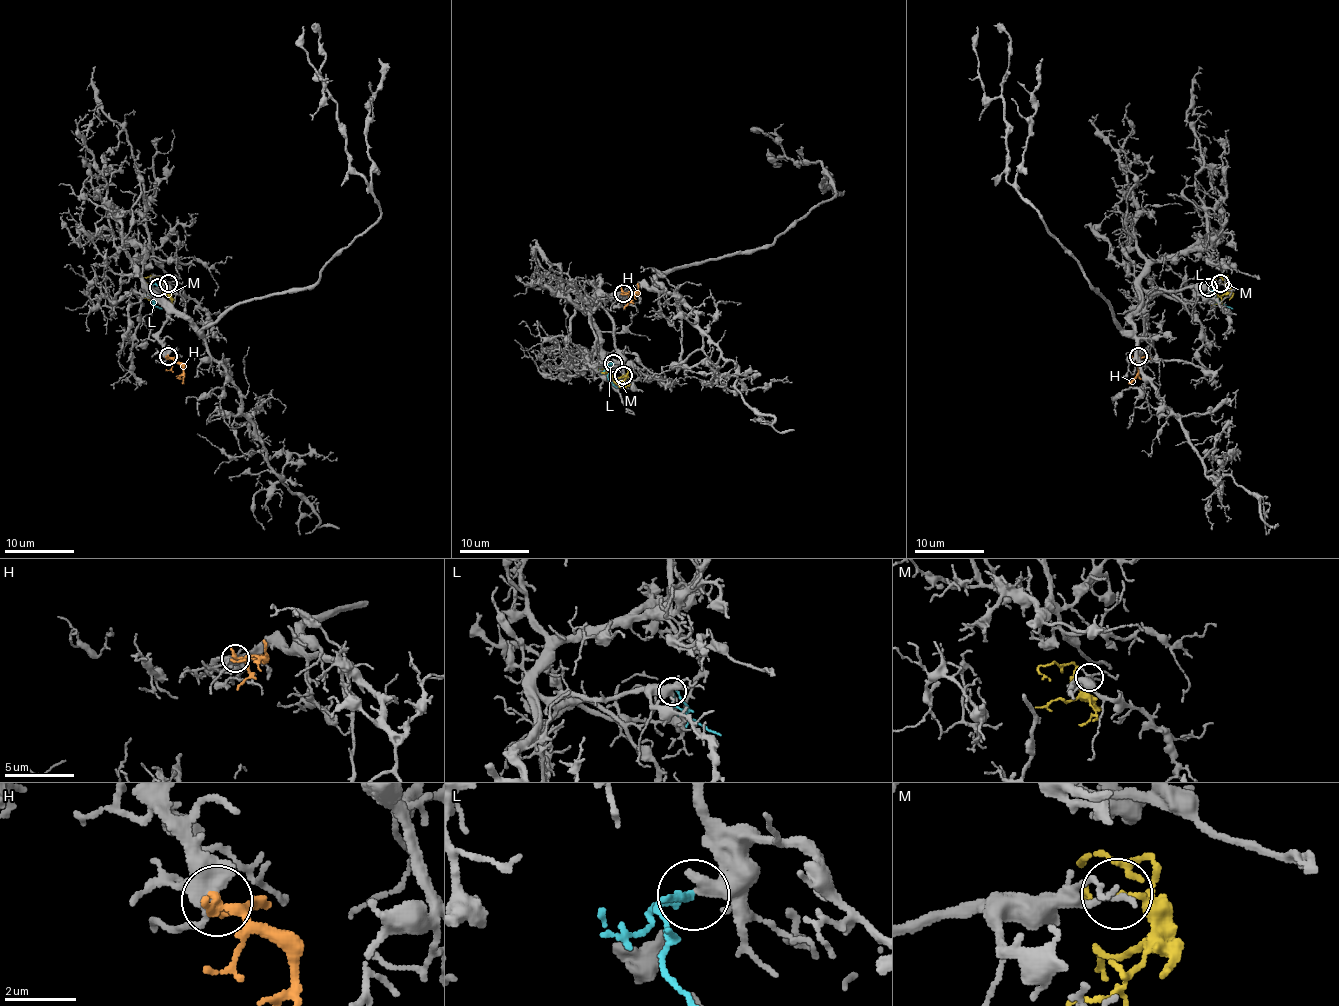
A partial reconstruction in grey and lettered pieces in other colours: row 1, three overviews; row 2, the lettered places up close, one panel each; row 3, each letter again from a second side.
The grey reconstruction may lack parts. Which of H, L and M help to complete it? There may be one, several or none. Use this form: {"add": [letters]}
{"add": ["L"]}

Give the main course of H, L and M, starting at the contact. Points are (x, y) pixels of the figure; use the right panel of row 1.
H: (1138, 357), (1138, 374), (1128, 383)
L: (1208, 287), (1210, 294), (1232, 308)
M: (1220, 284), (1227, 284), (1225, 277), (1215, 275), (1215, 285)

